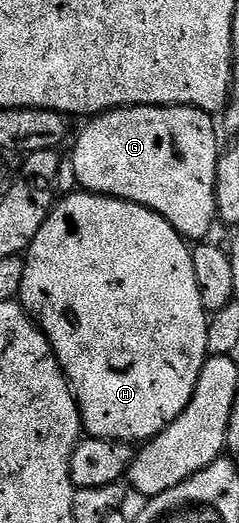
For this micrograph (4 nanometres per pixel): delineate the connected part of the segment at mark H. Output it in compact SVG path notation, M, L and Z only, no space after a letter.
M74 192L56 201L51 213L47 215L45 224L41 224L37 236L31 241L31 247L26 250L25 276L21 280L18 301L32 322L49 340L59 361L59 367L63 369L67 383L71 385L75 402L79 406L79 414L83 418L84 431L90 437L103 438L107 442L142 444L151 438L156 438L169 424L173 424L173 420L177 420L177 416L181 416L181 412L185 412L197 388L197 376L201 376L201 368L209 357L207 352L209 311L201 304L201 292L197 288L197 272L193 272L191 252L192 247L188 245L183 235L177 233L157 212L139 206L136 202L86 192Z

